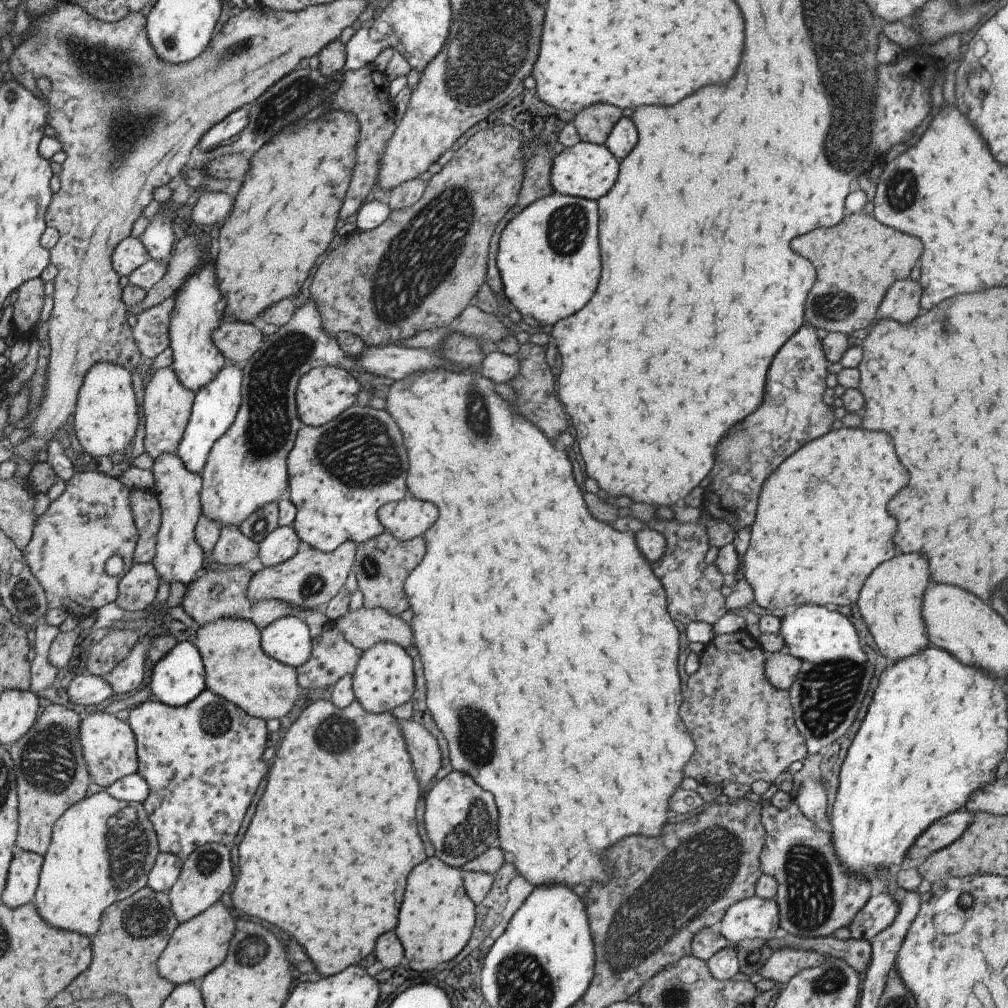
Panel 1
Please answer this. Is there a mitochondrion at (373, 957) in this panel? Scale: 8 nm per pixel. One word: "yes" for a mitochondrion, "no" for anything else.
no

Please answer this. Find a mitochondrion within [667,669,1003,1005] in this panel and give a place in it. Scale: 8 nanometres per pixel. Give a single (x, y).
(809, 889)

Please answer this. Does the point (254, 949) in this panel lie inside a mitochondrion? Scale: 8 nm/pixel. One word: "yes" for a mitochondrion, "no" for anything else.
yes

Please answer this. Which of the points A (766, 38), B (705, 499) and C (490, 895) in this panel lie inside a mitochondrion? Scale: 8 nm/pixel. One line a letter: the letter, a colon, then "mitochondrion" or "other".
A: other
B: other
C: other

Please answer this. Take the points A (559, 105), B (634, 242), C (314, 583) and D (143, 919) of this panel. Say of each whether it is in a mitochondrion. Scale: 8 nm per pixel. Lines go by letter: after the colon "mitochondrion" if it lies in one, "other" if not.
A: other
B: other
C: mitochondrion
D: mitochondrion

